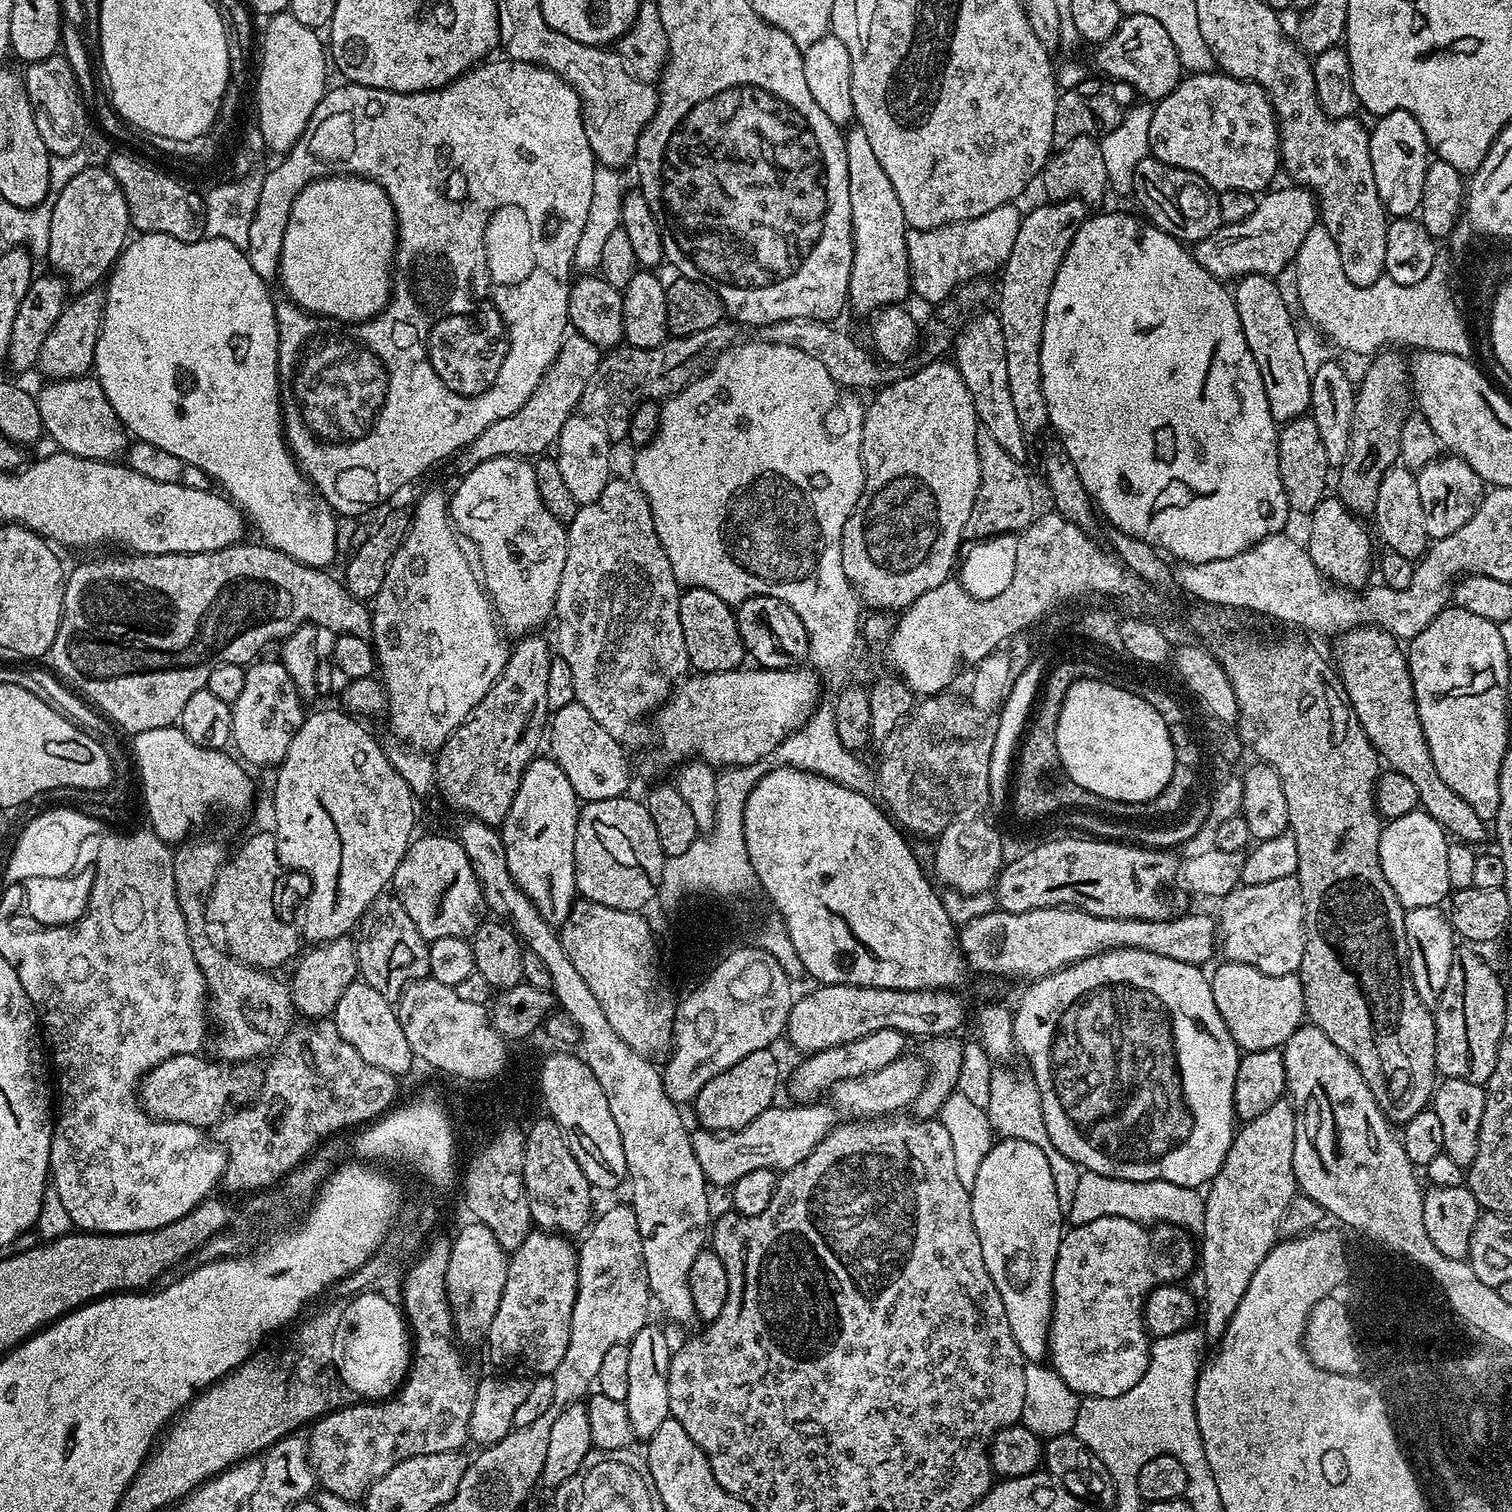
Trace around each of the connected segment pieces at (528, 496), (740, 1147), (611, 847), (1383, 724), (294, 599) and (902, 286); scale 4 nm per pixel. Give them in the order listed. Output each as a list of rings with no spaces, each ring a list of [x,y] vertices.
[[[503,456],[502,458],[494,458],[493,460],[481,460],[473,463],[471,467],[472,469],[461,478],[460,485],[456,488],[456,493],[453,491],[450,496],[450,515],[453,525],[457,533],[459,533],[465,541],[468,539],[469,542],[476,547],[476,556],[480,559],[478,572],[482,577],[482,587],[492,602],[494,616],[498,621],[499,627],[503,629],[503,631],[505,628],[510,635],[516,636],[515,638],[524,638],[529,634],[539,633],[541,631],[540,627],[542,627],[548,619],[550,621],[553,619],[556,610],[558,586],[562,578],[562,570],[566,570],[568,529],[565,525],[558,522],[558,518],[554,518],[554,514],[550,514],[550,510],[546,510],[546,506],[542,502],[542,494],[538,494],[538,482],[534,482],[534,467],[527,459],[517,458],[515,456]]]
[[[812,1102],[807,1106],[792,1106],[796,1108],[767,1108],[750,1126],[737,1132],[709,1132],[696,1130],[691,1133],[692,1149],[698,1158],[698,1166],[702,1166],[705,1181],[709,1185],[725,1184],[731,1186],[742,1178],[742,1174],[750,1174],[750,1170],[787,1170],[802,1162],[812,1148],[818,1146],[828,1137],[829,1132],[837,1127],[837,1109],[821,1102]]]
[[[625,794],[605,800],[589,800],[581,807],[574,834],[574,870],[576,890],[583,899],[610,906],[614,910],[640,912],[652,899],[657,899],[666,857],[658,842],[658,830],[654,830],[647,803],[640,801],[639,804],[630,797]]]
[[[1379,626],[1371,627],[1353,627],[1348,630],[1353,632],[1346,633],[1340,640],[1340,680],[1344,683],[1342,691],[1350,705],[1351,715],[1368,743],[1376,748],[1381,761],[1391,771],[1405,775],[1414,782],[1423,811],[1433,816],[1443,826],[1445,833],[1451,834],[1457,841],[1479,845],[1486,821],[1478,818],[1471,806],[1454,794],[1446,782],[1442,782],[1430,758],[1416,709],[1416,695],[1412,675],[1408,672],[1405,649],[1391,632]]]
[[[237,542],[231,548],[219,548],[213,552],[189,552],[187,554],[169,554],[167,556],[146,556],[128,554],[125,560],[100,560],[97,564],[80,564],[69,571],[64,585],[62,618],[58,634],[52,643],[50,668],[61,681],[67,682],[88,704],[95,706],[121,733],[145,732],[159,728],[173,727],[182,714],[182,706],[198,690],[208,687],[210,670],[214,658],[222,664],[253,663],[261,655],[267,644],[283,642],[294,630],[303,624],[315,624],[317,629],[324,628],[331,634],[351,634],[368,640],[372,634],[372,614],[367,603],[361,602],[348,593],[347,587],[339,579],[331,576],[331,571],[323,568],[311,568],[309,564],[300,564],[294,558],[282,554],[276,548],[263,543],[244,544]]]
[[[852,126],[844,132],[846,170],[850,178],[852,207],[852,269],[848,287],[848,304],[856,312],[875,313],[877,310],[900,306],[912,292],[912,274],[908,271],[908,238],[898,194],[886,178],[878,157],[870,147],[866,130]]]

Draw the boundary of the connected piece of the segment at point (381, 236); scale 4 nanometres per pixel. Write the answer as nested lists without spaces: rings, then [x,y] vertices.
[[[326,176],[306,185],[290,210],[278,281],[291,303],[317,318],[368,322],[390,303],[397,247],[396,210],[384,189],[362,176]]]

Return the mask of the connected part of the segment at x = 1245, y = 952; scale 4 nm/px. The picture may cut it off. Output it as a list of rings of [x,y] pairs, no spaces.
[[[1295,876],[1278,878],[1274,882],[1262,882],[1261,884],[1240,884],[1223,897],[1221,904],[1224,905],[1220,908],[1220,916],[1218,915],[1218,948],[1221,953],[1224,951],[1223,959],[1225,961],[1234,964],[1249,964],[1262,970],[1262,974],[1270,974],[1271,976],[1290,976],[1299,973],[1302,954],[1304,953],[1304,899],[1300,884],[1296,881]]]

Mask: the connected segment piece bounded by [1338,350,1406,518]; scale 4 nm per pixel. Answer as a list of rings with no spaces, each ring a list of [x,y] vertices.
[[[1384,350],[1375,357],[1376,361],[1367,365],[1364,379],[1359,381],[1354,406],[1354,418],[1352,419],[1352,433],[1350,434],[1350,450],[1348,461],[1339,465],[1340,489],[1338,495],[1340,501],[1350,509],[1357,517],[1371,517],[1376,510],[1378,502],[1378,488],[1382,486],[1382,478],[1400,460],[1400,434],[1402,425],[1396,421],[1396,408],[1392,405],[1392,399],[1400,388],[1400,383],[1406,380],[1406,360],[1394,353]]]

